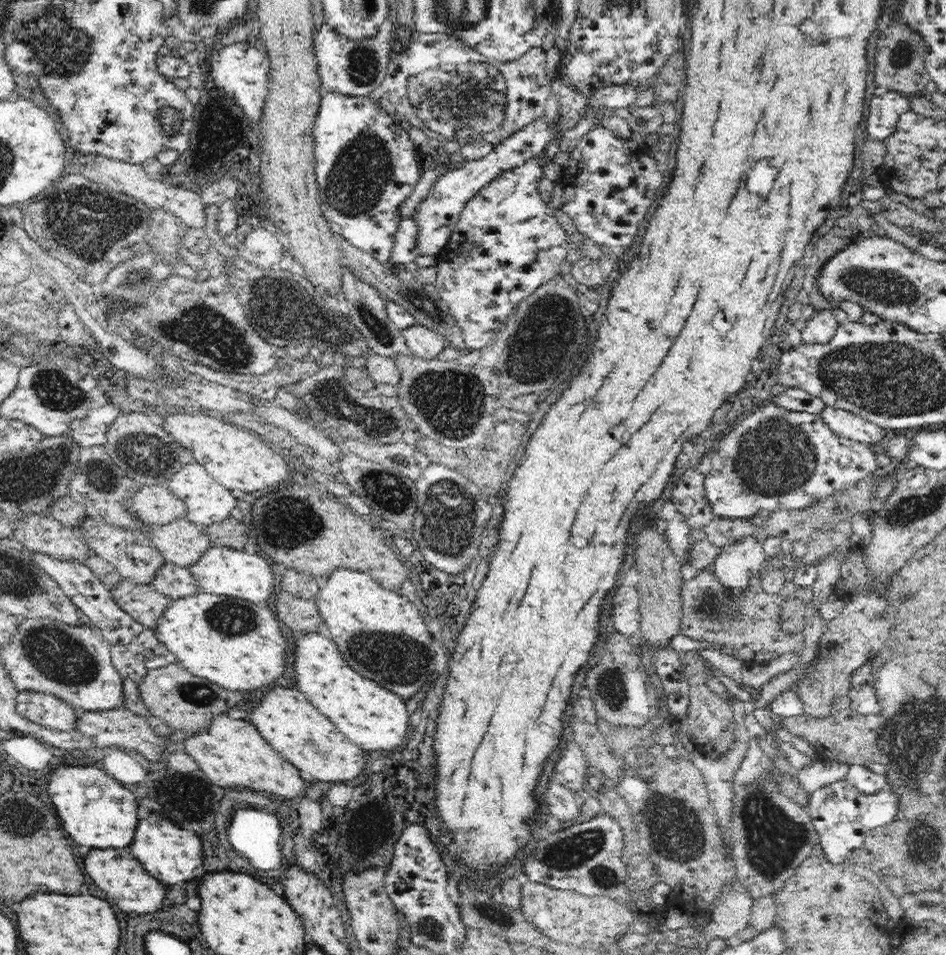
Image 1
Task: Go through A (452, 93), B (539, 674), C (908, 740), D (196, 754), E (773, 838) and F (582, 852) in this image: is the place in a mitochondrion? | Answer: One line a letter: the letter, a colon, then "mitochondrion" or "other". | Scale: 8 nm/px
A: mitochondrion
B: other
C: mitochondrion
D: other
E: mitochondrion
F: mitochondrion

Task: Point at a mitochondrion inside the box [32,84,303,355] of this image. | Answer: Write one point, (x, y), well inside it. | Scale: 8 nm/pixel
(88, 221)

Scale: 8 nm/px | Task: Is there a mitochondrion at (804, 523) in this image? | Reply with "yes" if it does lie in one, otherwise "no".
yes

